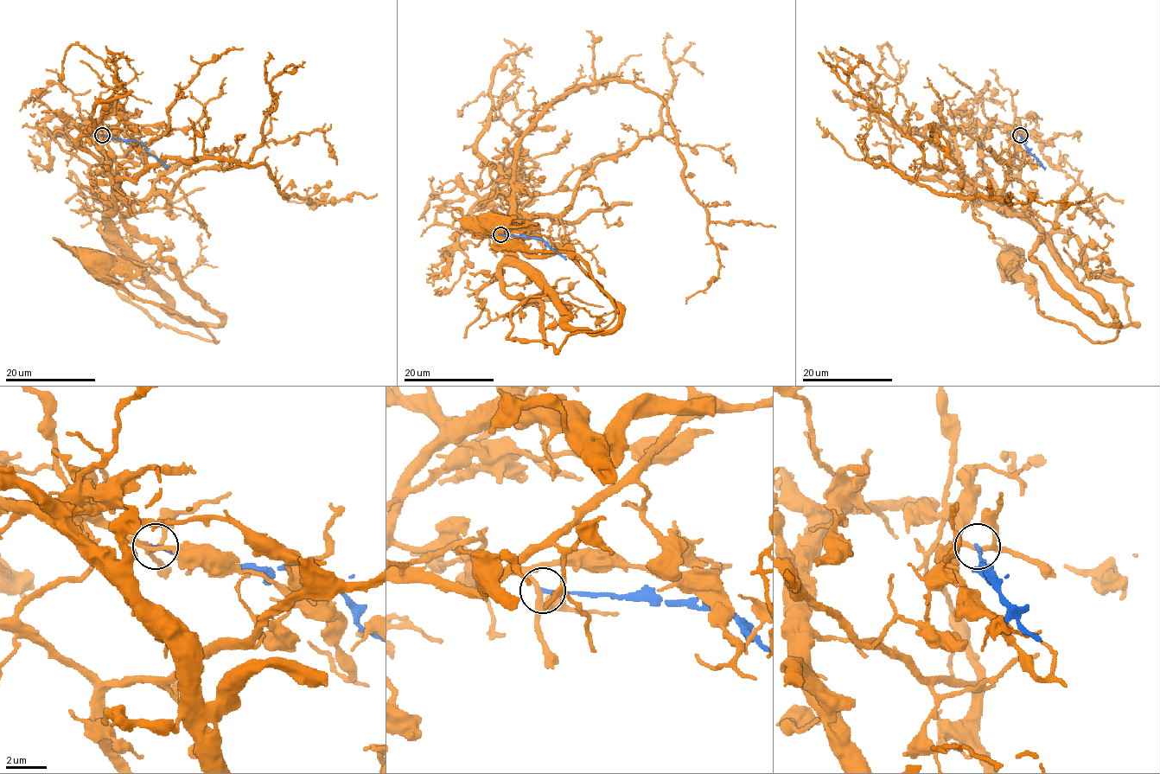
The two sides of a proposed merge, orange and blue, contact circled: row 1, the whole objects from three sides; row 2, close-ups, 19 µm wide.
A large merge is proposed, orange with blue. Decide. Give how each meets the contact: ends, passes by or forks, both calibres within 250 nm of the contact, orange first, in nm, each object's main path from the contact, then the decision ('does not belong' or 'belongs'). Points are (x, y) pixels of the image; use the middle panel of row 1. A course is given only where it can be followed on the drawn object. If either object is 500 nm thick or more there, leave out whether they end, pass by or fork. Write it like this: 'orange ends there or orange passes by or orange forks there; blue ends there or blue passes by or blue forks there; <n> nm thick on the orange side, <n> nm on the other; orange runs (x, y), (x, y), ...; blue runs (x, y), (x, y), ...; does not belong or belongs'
orange forks there; blue ends there; 190 nm thick on the orange side, 200 nm on the other; orange runs (500, 234), (470, 229), (544, 287), (507, 339), (557, 348), (613, 321), (576, 255), (510, 248), (493, 226); blue runs (500, 234), (537, 237), (566, 259); does not belong

